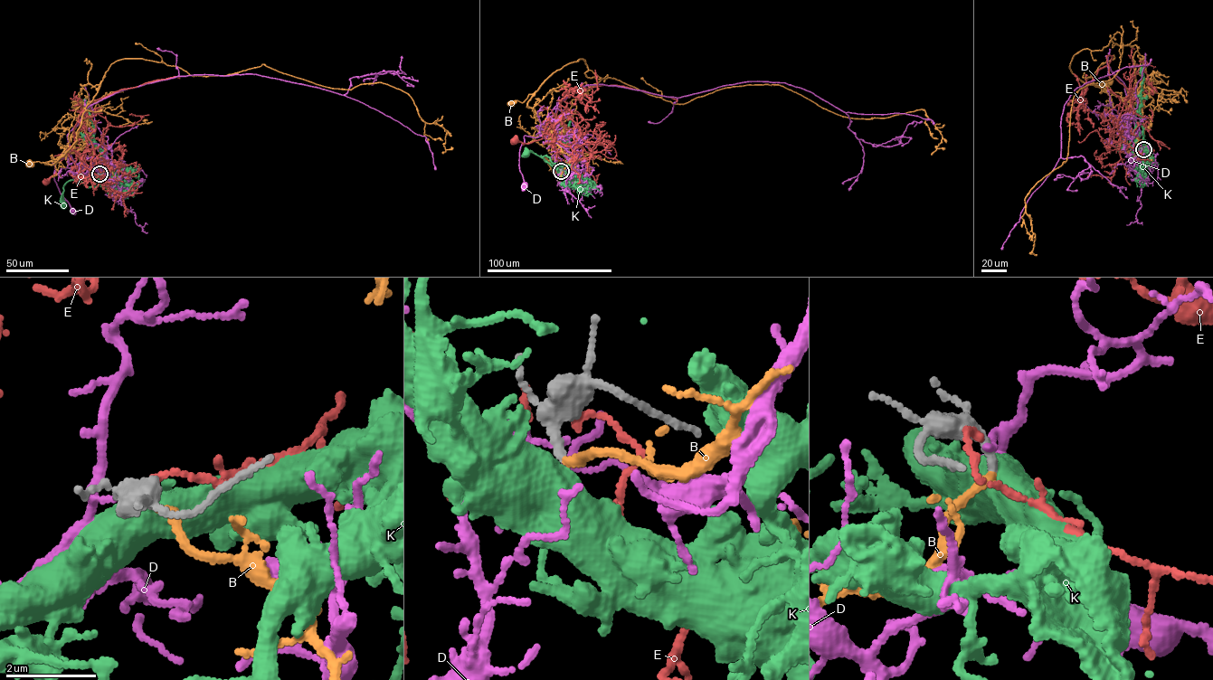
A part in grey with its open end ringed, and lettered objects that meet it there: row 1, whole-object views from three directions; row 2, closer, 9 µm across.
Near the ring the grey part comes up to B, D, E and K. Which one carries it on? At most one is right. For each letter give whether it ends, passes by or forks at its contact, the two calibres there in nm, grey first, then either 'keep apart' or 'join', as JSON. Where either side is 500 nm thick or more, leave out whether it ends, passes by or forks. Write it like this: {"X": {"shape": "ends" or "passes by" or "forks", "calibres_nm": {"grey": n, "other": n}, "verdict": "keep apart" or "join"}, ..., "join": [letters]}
{"B": {"shape": "ends", "calibres_nm": {"grey": 240, "other": 190}, "verdict": "join"}, "D": {"shape": "ends", "calibres_nm": {"grey": 320, "other": 110}, "verdict": "keep apart"}, "E": {"shape": "ends", "calibres_nm": {"grey": 380, "other": 130}, "verdict": "keep apart"}, "K": {"calibres_nm": {"grey": 240, "other": 800}, "verdict": "keep apart"}, "join": ["B"]}

